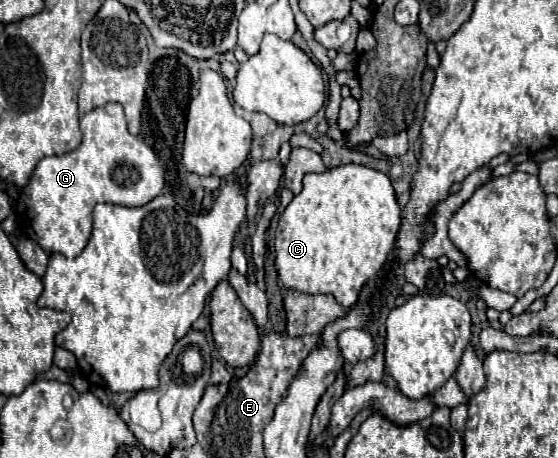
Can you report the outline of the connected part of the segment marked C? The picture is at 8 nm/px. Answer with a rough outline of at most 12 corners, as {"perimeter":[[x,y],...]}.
{"perimeter":[[308,173],[280,215],[286,289],[348,311],[400,231],[390,179]]}

